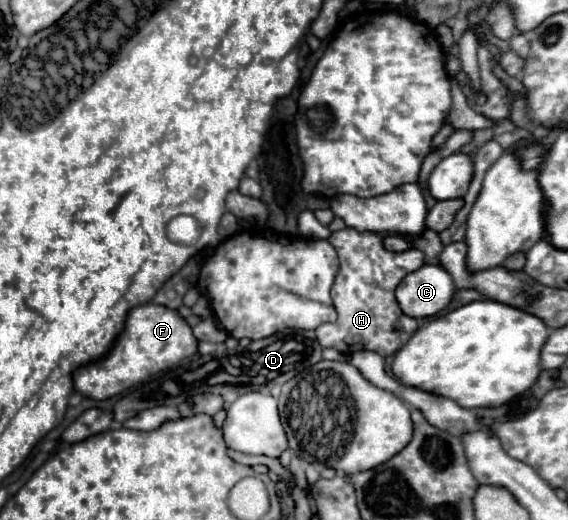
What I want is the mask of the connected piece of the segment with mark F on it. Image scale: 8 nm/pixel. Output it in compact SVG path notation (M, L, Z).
M145 303L129 311L125 331L117 337L115 345L103 359L75 371L75 389L97 401L109 399L141 381L147 381L159 371L177 365L181 359L187 359L195 353L197 339L193 335L191 325L179 315L179 311L169 309L165 305Z

